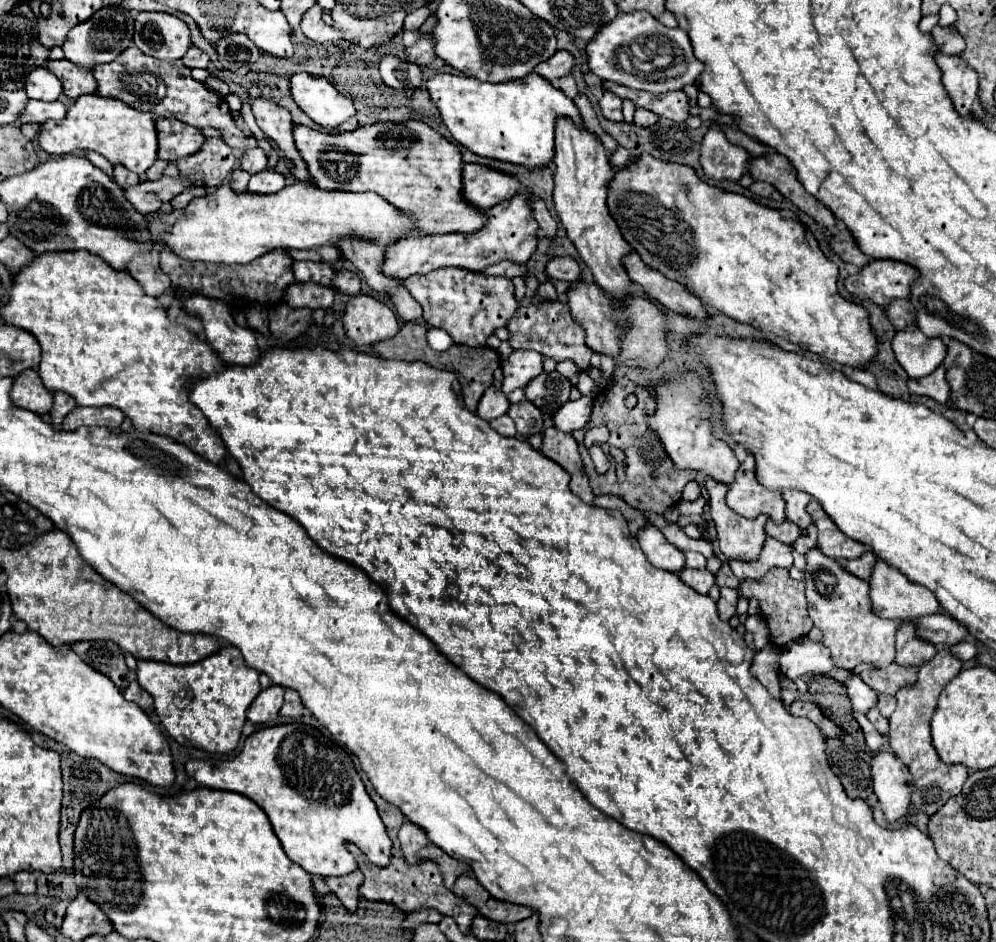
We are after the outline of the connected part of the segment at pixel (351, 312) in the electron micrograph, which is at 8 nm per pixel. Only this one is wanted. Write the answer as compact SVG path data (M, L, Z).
M364 293L350 297L342 323L346 335L358 347L392 339L400 329L398 315L382 301Z

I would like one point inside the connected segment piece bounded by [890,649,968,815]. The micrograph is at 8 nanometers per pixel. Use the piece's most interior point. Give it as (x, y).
(934, 783)

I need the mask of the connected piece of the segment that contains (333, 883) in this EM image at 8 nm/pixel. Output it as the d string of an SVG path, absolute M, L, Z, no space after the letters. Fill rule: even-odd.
M356 871L356 873L350 873L348 877L326 877L324 881L348 911L356 911L358 901L360 901L358 885L362 883L362 879L364 879L362 873Z

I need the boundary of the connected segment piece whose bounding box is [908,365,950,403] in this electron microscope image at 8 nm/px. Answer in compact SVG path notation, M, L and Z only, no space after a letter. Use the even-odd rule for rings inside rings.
M940 365L934 373L930 373L928 377L922 377L922 379L910 379L908 389L914 395L926 395L938 403L946 403L950 399L950 389L948 389L948 381L946 381L946 367Z

